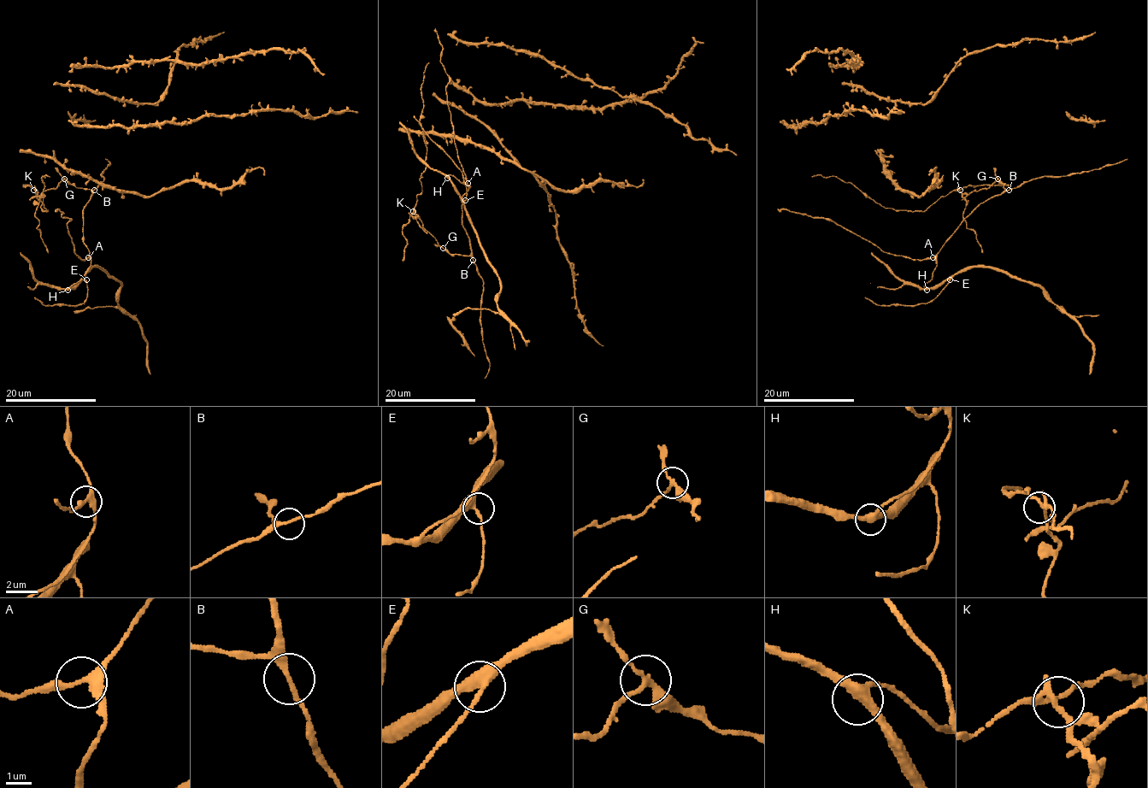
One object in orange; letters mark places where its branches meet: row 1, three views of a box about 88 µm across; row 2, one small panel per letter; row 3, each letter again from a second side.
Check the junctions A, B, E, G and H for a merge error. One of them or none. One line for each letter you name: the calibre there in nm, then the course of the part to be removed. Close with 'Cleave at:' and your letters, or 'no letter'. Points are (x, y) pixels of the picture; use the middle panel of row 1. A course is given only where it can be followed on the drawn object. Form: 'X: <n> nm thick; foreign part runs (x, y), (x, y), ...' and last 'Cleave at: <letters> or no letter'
G: 200 nm thick; foreign part runs (444, 249), (415, 212), (421, 190), (420, 179), (426, 166), (420, 117), (423, 102), (420, 87), (428, 62)
Cleave at: G

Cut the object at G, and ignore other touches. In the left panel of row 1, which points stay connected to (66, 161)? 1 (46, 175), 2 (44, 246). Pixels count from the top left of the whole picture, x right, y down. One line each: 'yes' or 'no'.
1: no
2: no

